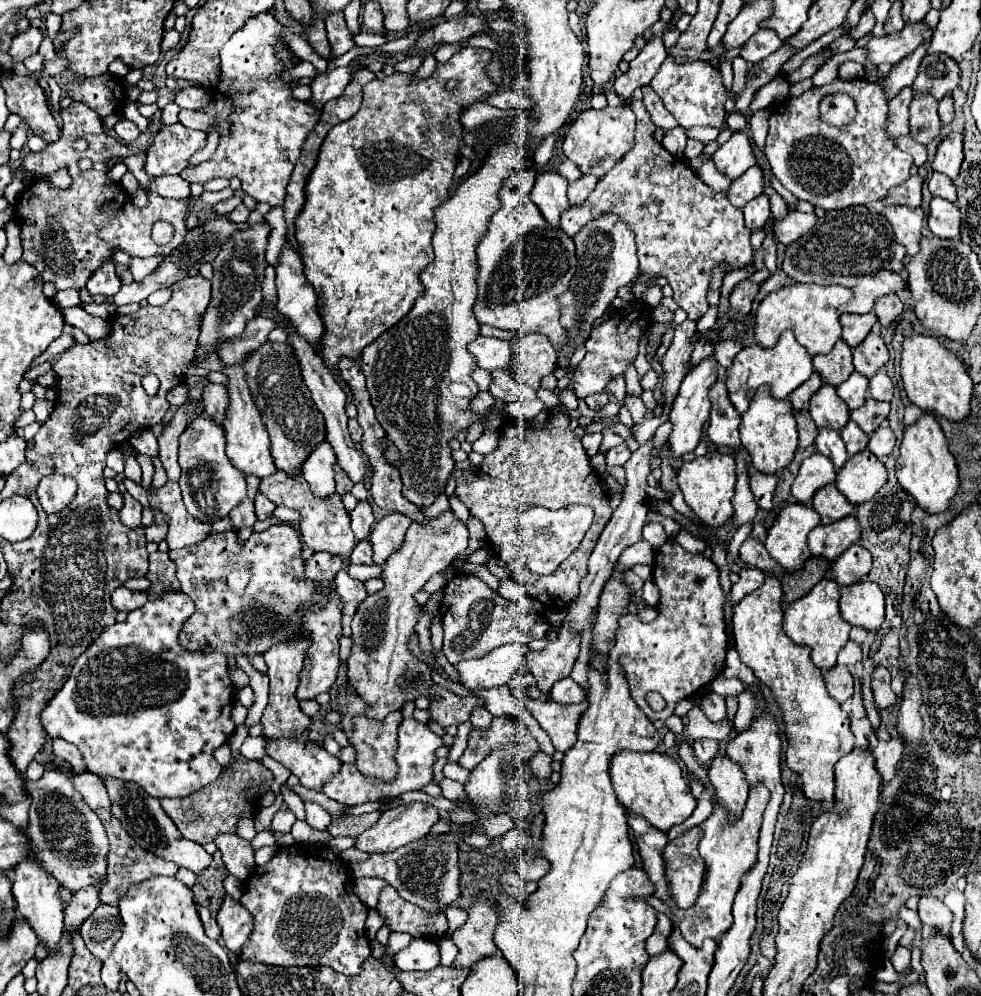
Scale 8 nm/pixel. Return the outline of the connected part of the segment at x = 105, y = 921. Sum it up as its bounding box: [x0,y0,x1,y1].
[81,906,121,960]

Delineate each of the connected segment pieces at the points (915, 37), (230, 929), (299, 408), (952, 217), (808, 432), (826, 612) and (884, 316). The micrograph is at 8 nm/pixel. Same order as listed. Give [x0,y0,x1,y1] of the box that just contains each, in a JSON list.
[[867,22,933,66],[215,896,253,956],[242,342,325,474],[927,198,961,240],[795,410,819,450],[783,580,851,670],[875,294,905,328]]

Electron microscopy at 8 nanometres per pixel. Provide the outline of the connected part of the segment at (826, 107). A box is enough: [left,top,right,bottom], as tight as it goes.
[819,94,857,126]

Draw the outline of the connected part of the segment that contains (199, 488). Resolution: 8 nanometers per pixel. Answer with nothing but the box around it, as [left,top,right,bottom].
[179,418,247,524]

